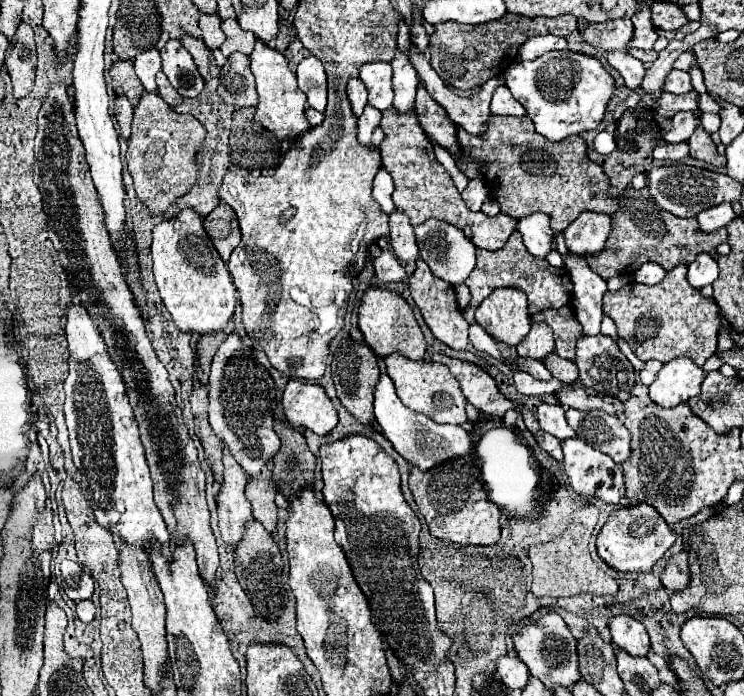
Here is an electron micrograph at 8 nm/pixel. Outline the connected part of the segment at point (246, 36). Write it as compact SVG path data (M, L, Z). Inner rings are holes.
M224 20L222 22L222 30L226 34L224 44L220 46L220 50L222 50L224 56L230 56L236 50L242 52L242 54L250 54L252 52L256 36L250 34L250 32L246 32L246 30L242 30L236 20Z

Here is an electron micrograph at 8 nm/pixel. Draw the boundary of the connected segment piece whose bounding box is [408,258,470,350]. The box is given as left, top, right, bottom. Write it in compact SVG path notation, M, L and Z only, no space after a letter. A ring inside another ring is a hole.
M418 258L418 266L416 266L414 274L410 276L408 286L410 286L412 300L414 300L414 304L420 308L422 318L424 318L424 322L428 324L428 328L432 330L432 334L434 334L440 342L444 342L446 346L450 346L452 350L466 350L470 326L468 326L468 322L464 320L464 316L462 316L462 312L460 312L460 308L458 308L454 288L452 288L446 280L434 276L432 270L430 270L430 266L426 266L426 262L424 262L422 258Z

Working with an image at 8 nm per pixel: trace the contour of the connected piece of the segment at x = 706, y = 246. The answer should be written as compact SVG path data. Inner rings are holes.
M626 188L620 194L620 208L612 216L612 232L606 240L606 248L600 256L588 256L590 268L600 274L604 280L614 276L632 276L642 264L658 262L666 270L672 270L678 264L690 264L702 252L718 258L716 246L728 240L726 228L716 232L702 232L696 218L678 218L666 210L662 210L656 200L650 196L648 188L636 190Z

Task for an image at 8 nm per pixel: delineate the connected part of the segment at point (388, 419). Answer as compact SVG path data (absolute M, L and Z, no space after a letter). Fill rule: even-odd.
M384 372L380 376L380 382L378 382L376 392L374 392L374 416L376 416L380 432L392 442L394 450L408 464L418 466L422 472L426 472L432 466L438 466L442 462L448 462L450 458L464 458L464 456L472 454L472 450L474 450L472 436L464 428L450 426L450 424L444 424L444 426L434 424L428 416L406 410L406 406L396 396L396 390L394 390L390 376Z

